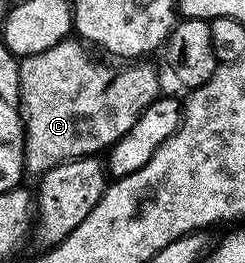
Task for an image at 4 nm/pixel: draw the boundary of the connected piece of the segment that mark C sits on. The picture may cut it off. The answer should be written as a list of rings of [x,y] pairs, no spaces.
[[[68,38],[57,42],[57,46],[49,50],[41,50],[41,54],[19,60],[19,99],[25,134],[23,167],[28,173],[42,174],[66,160],[80,160],[82,156],[106,153],[161,95],[159,76],[154,66],[147,64],[151,62],[131,62],[123,66],[120,72],[111,73],[109,69],[94,64],[87,57],[87,51],[86,43]]]

